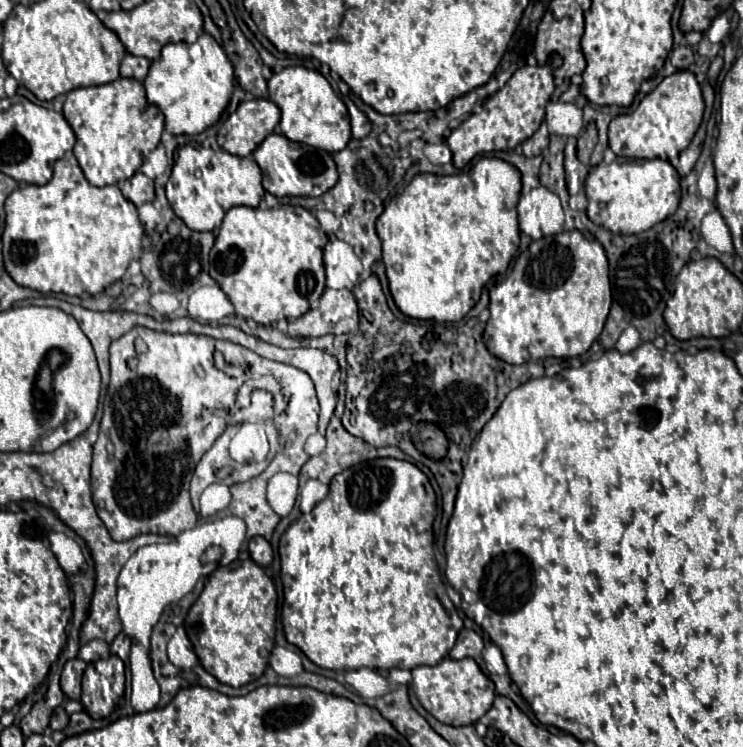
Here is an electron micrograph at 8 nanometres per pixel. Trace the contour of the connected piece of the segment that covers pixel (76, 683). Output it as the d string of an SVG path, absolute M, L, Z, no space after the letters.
M72 658L64 664L64 670L62 670L62 676L60 676L60 686L62 686L62 692L72 698L72 700L78 700L80 698L80 670L76 666L82 666L86 668L86 662L82 662L80 658Z

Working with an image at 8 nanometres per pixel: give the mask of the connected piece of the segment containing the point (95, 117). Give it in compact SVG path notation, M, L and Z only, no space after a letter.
M118 78L114 82L102 84L102 86L88 86L88 88L76 88L66 94L64 102L64 118L72 126L76 134L74 144L74 156L86 176L88 182L94 186L108 186L120 182L120 178L130 178L134 172L140 170L144 158L160 144L160 134L164 130L164 114L148 104L144 84L132 78Z

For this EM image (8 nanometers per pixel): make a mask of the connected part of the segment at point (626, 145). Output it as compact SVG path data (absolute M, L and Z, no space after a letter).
M678 70L664 78L632 114L616 116L610 122L610 150L624 158L662 158L678 164L678 154L692 142L704 114L704 98L696 76L690 70Z

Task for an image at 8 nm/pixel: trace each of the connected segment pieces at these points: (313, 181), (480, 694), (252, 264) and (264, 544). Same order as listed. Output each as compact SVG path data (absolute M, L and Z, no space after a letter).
M270 134L254 152L254 160L262 170L264 188L282 198L282 196L322 196L338 182L338 170L332 156L324 150L292 142L282 134Z
M444 658L436 666L416 666L412 670L412 690L426 712L438 718L442 724L468 726L476 724L494 702L494 682L478 668L474 658Z
M234 206L226 212L210 250L210 276L234 304L238 316L252 318L264 326L270 326L280 318L296 320L310 310L310 304L316 302L326 288L322 264L322 248L326 242L328 236L320 230L318 220L302 206L280 206L272 210Z
M254 536L252 540L250 540L250 556L252 556L252 560L256 562L256 564L260 564L260 566L268 566L270 562L272 562L272 546L270 546L270 542L266 540L266 538L262 538L262 536Z

